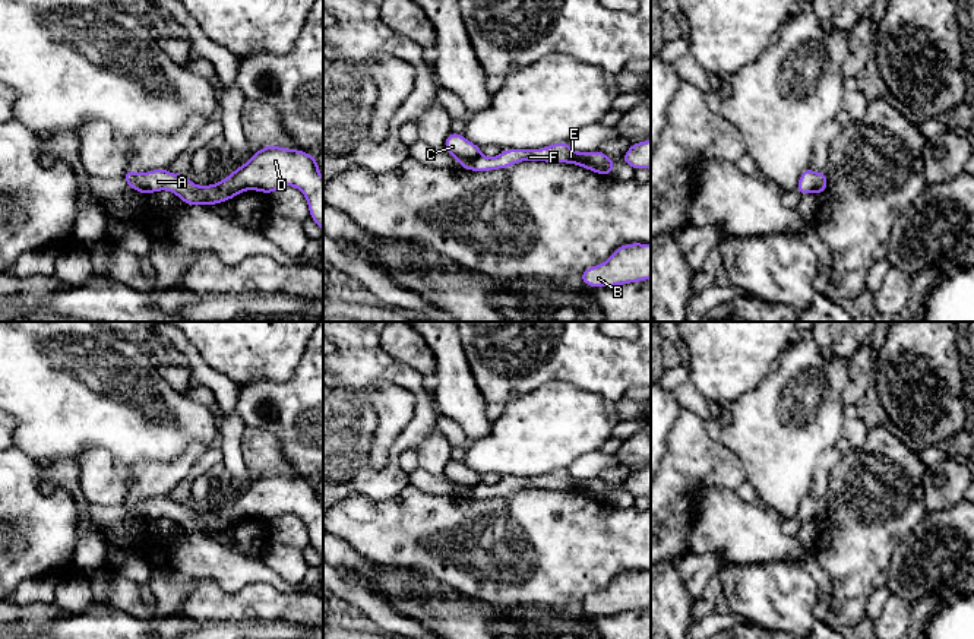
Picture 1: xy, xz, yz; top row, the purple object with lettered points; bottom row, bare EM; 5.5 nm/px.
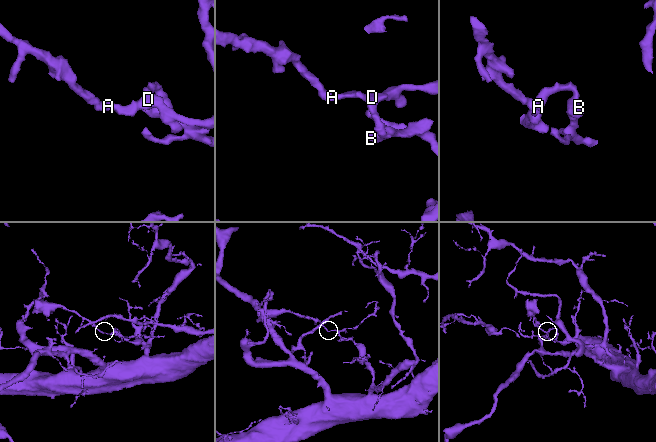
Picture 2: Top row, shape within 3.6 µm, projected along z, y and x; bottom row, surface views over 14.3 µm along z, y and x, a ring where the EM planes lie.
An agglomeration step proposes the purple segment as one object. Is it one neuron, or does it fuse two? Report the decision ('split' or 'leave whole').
leave whole

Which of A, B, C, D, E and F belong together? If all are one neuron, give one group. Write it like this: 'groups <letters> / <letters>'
groups A B C D E F

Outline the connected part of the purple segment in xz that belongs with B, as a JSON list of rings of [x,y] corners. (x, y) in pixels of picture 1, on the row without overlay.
[[[630,570],[616,576],[604,591],[586,595],[579,607],[588,614],[605,616],[649,605],[651,572]]]

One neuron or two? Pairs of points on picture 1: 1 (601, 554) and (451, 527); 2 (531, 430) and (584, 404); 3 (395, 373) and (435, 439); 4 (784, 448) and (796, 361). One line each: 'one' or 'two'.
1: one
2: one
3: two
4: one

